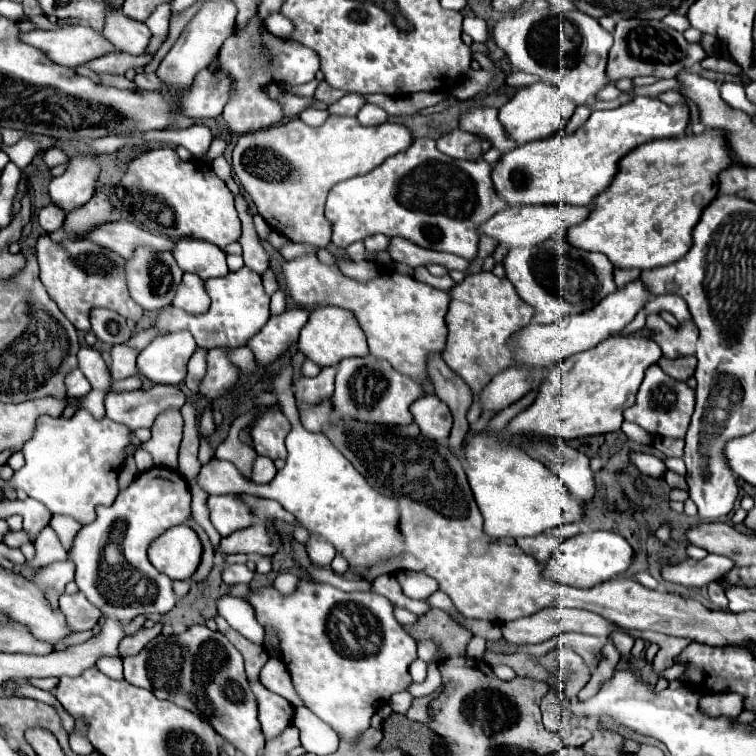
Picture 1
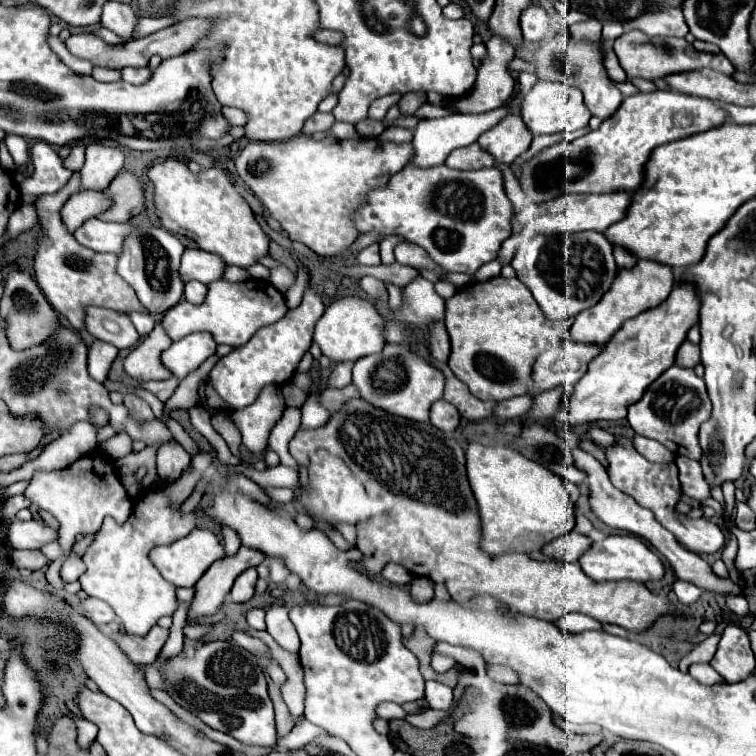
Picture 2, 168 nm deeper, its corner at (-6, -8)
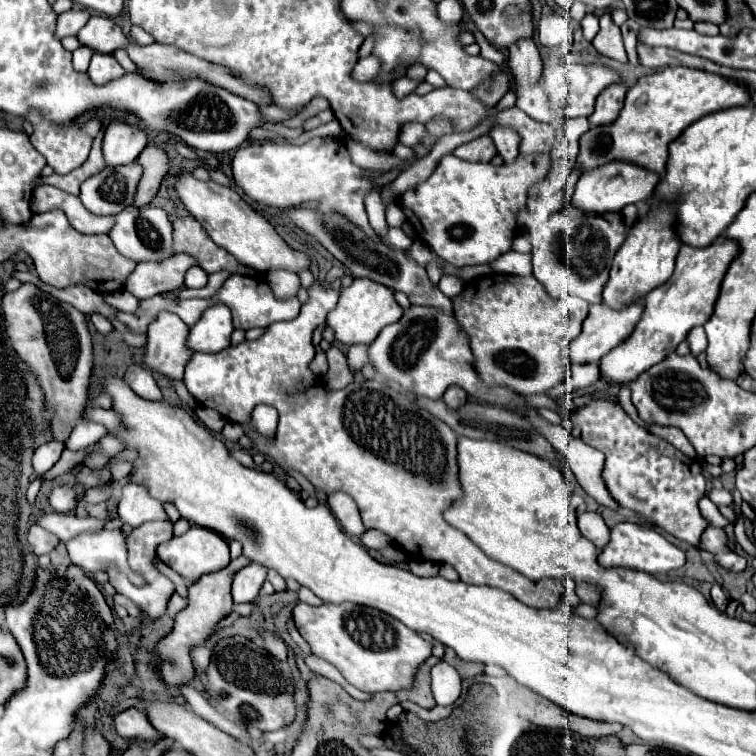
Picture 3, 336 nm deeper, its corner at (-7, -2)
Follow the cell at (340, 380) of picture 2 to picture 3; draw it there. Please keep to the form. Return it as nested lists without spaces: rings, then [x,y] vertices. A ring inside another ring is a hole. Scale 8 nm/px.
[[[353,345],[353,347],[349,347],[349,351],[347,351],[347,365],[349,365],[349,369],[359,371],[367,363],[365,351],[367,351],[367,345]]]

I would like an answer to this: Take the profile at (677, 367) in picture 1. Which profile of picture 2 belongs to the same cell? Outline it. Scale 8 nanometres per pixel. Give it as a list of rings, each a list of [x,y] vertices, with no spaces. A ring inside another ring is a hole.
[[[684,341],[676,353],[676,365],[680,367],[696,367],[700,363],[700,349],[698,345],[690,343],[690,341]]]

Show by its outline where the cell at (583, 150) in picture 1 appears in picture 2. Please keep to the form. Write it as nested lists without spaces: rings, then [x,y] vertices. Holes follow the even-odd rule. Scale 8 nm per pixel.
[[[662,89],[630,95],[596,131],[574,141],[556,143],[524,163],[520,173],[522,191],[534,203],[556,199],[564,193],[636,191],[644,183],[644,165],[656,147],[708,131],[726,123],[726,119],[728,113],[712,99]]]

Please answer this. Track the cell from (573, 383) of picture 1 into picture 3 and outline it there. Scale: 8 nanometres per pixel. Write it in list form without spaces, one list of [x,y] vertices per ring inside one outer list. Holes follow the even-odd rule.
[[[719,239],[705,249],[683,245],[677,255],[673,277],[645,295],[645,309],[641,319],[635,323],[633,333],[621,345],[599,359],[599,379],[611,385],[629,385],[637,381],[643,371],[661,363],[669,353],[673,353],[693,327],[703,325],[711,317],[721,279],[737,253],[737,243],[731,243],[727,239]]]

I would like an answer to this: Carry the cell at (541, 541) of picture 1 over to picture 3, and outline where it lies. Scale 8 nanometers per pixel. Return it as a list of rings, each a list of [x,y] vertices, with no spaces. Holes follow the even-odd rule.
[[[597,513],[579,515],[579,531],[597,549],[603,549],[605,543],[609,543],[609,529],[607,529],[605,521],[601,519],[601,515],[597,515]]]

